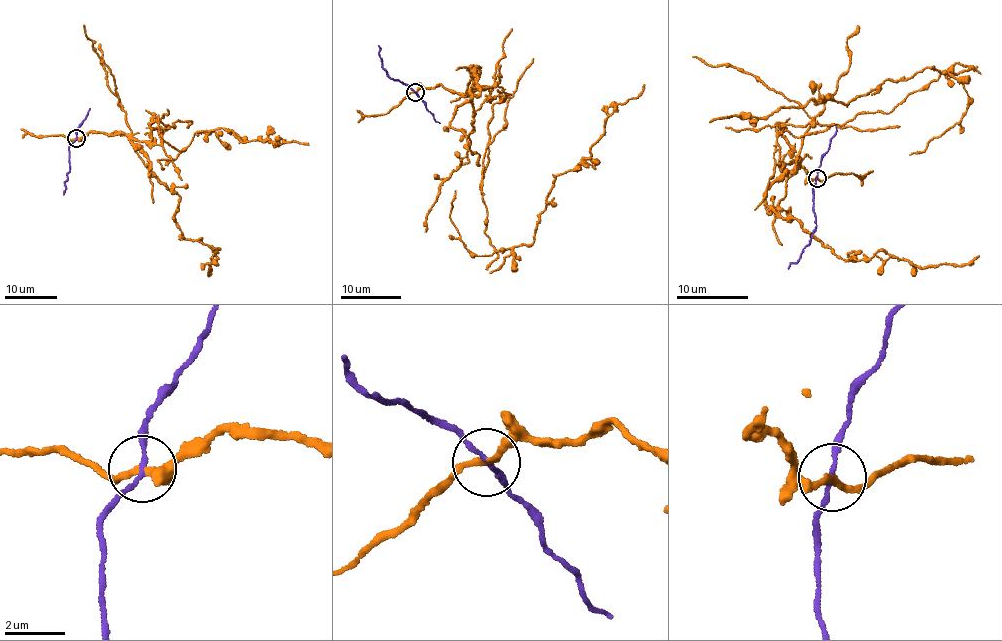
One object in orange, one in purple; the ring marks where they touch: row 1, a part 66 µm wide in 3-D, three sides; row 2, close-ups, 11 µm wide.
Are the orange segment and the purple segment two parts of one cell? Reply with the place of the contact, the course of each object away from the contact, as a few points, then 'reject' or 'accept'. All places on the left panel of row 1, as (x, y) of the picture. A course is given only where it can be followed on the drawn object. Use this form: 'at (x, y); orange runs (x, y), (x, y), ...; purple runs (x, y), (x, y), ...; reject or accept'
at (76, 138); orange runs (76, 139), (150, 140), (153, 121), (163, 134), (189, 120), (197, 133), (309, 145); purple runs (76, 139), (69, 147), (70, 172), (64, 194); reject

